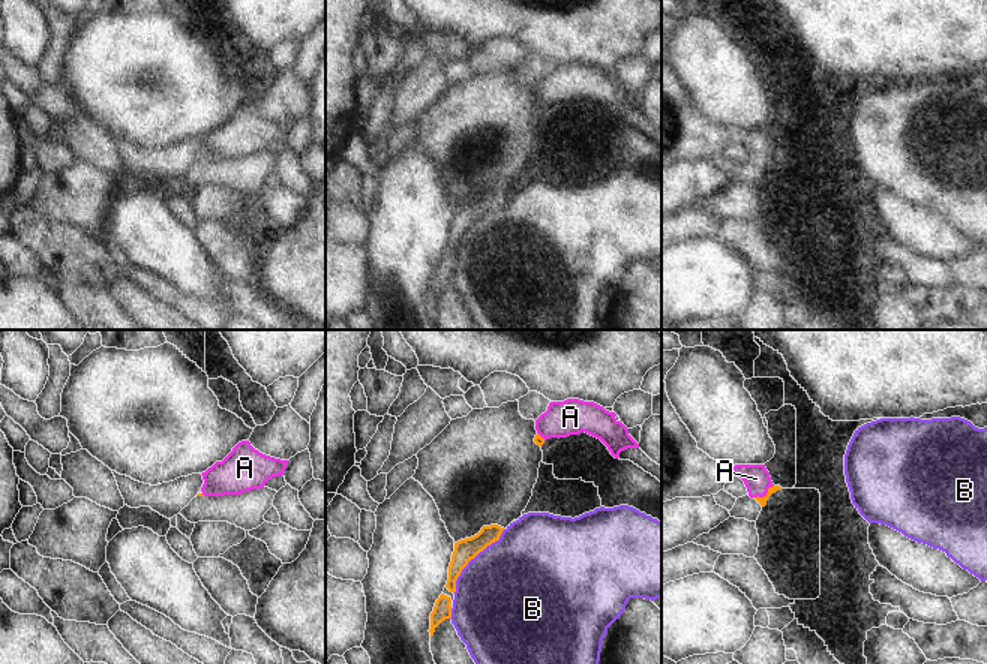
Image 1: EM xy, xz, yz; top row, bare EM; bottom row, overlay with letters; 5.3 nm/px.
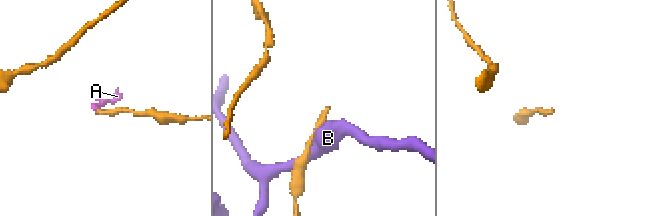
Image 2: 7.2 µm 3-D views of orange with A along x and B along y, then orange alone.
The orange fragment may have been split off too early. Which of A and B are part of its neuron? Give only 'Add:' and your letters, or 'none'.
Add: A

